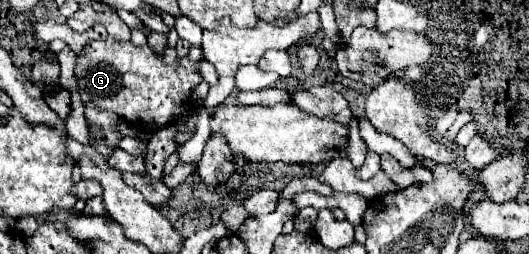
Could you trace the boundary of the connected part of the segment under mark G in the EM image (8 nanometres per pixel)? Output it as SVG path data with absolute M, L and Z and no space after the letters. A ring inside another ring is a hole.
M113 37L89 41L81 53L75 55L75 79L81 101L93 101L99 109L107 109L123 117L127 123L133 125L147 125L151 129L159 129L169 125L177 115L181 115L187 107L187 93L181 87L193 87L201 81L197 75L197 63L191 63L187 57L177 61L175 49L167 47L163 57L157 55L149 45L135 47L131 41L115 41Z

